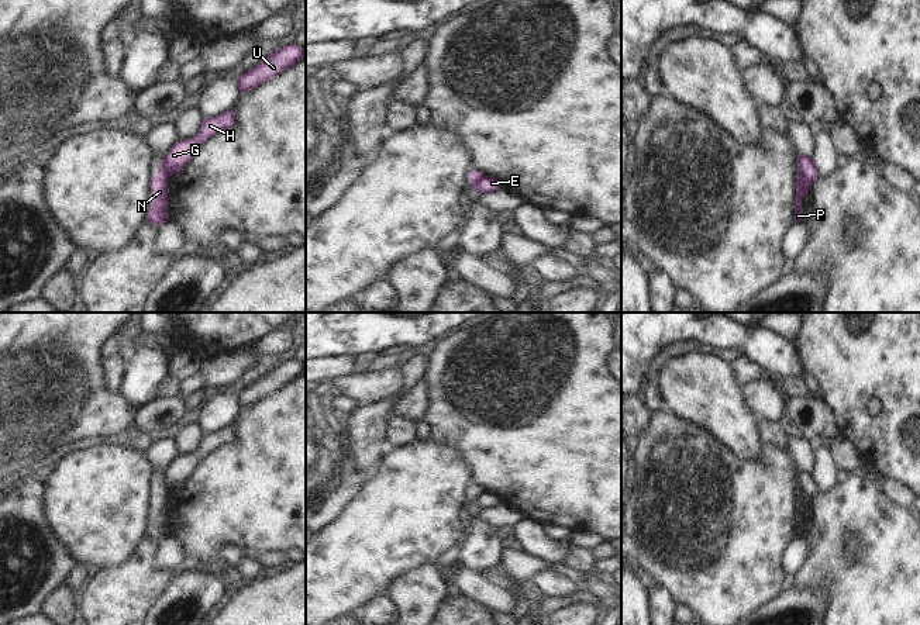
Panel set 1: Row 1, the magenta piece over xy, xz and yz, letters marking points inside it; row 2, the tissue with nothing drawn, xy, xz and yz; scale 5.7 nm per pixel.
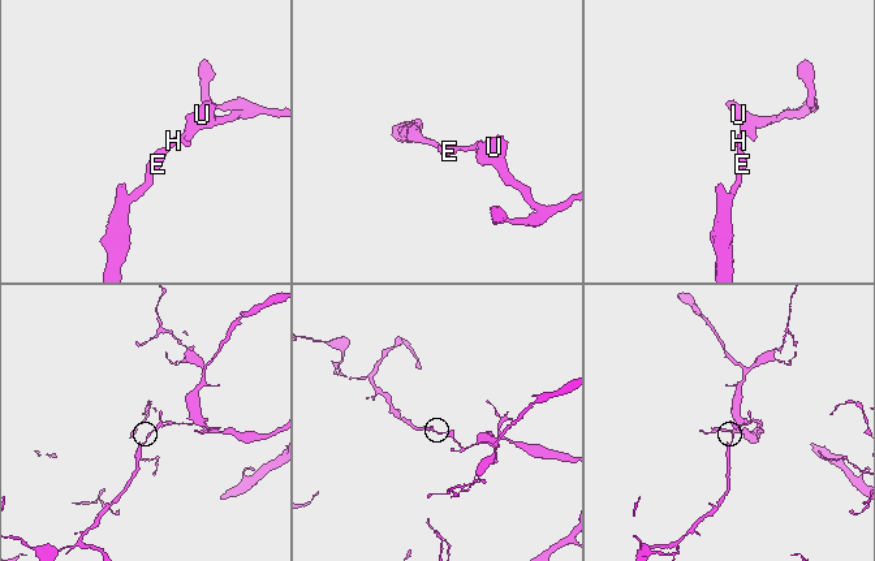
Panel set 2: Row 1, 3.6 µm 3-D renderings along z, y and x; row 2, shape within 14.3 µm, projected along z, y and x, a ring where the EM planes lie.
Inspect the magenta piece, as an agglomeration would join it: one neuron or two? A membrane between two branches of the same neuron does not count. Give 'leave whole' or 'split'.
split

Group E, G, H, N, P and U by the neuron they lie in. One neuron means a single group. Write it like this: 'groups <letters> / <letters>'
groups E G H U / N P

